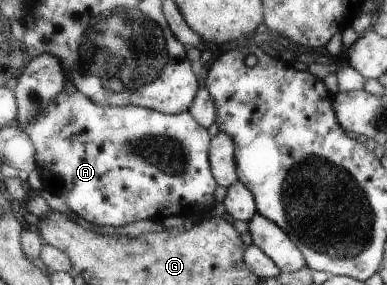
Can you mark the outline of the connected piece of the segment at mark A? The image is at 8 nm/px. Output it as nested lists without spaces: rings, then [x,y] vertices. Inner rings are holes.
[[[73,91],[73,93],[62,92],[45,109],[40,110],[37,119],[29,121],[27,125],[23,125],[22,129],[33,141],[36,170],[41,175],[44,189],[59,197],[61,201],[65,201],[71,211],[80,218],[83,218],[87,223],[91,223],[91,225],[119,227],[142,220],[161,222],[170,215],[179,215],[185,219],[192,217],[193,219],[201,220],[206,216],[212,215],[214,211],[213,191],[217,189],[219,184],[212,175],[212,169],[209,169],[211,161],[207,159],[207,149],[209,149],[211,135],[209,135],[207,129],[203,129],[193,119],[189,111],[169,115],[140,106],[103,107],[103,105],[95,103],[95,101],[89,99],[89,96],[83,95],[79,91]]]

